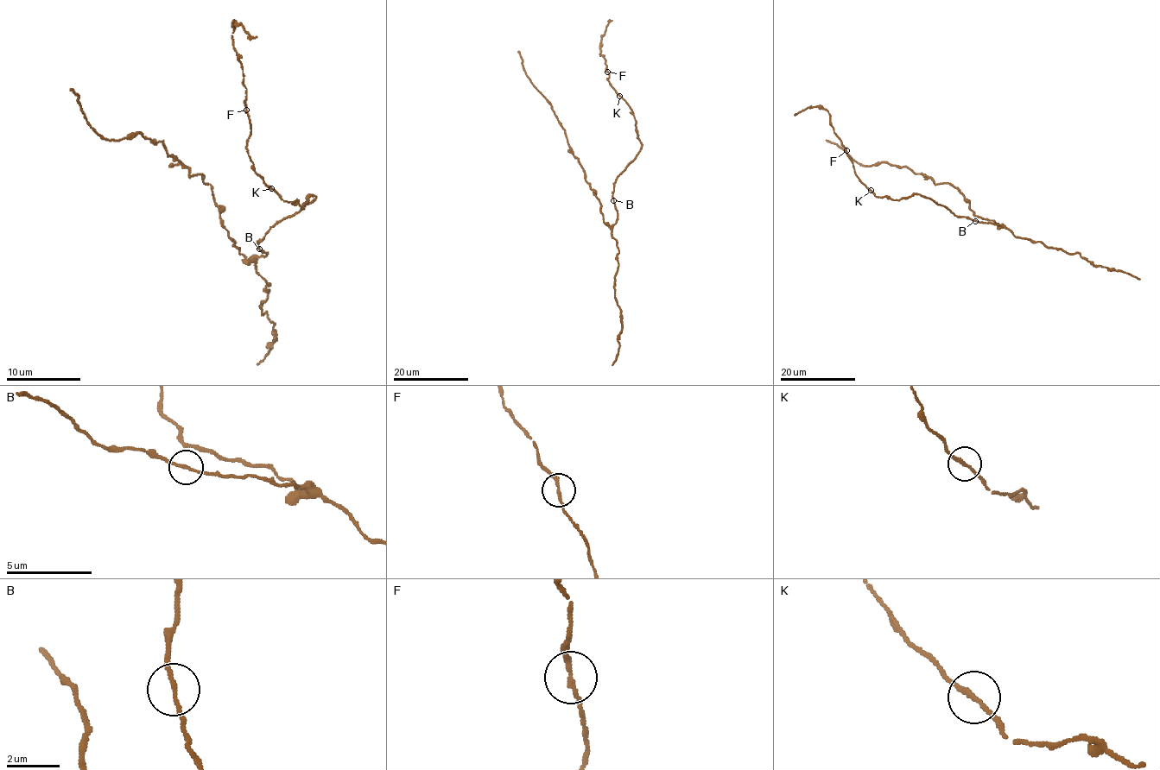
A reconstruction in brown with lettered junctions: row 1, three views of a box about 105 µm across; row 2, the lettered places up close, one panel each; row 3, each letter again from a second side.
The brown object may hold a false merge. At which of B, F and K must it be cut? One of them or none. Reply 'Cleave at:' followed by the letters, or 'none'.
Cleave at: none

